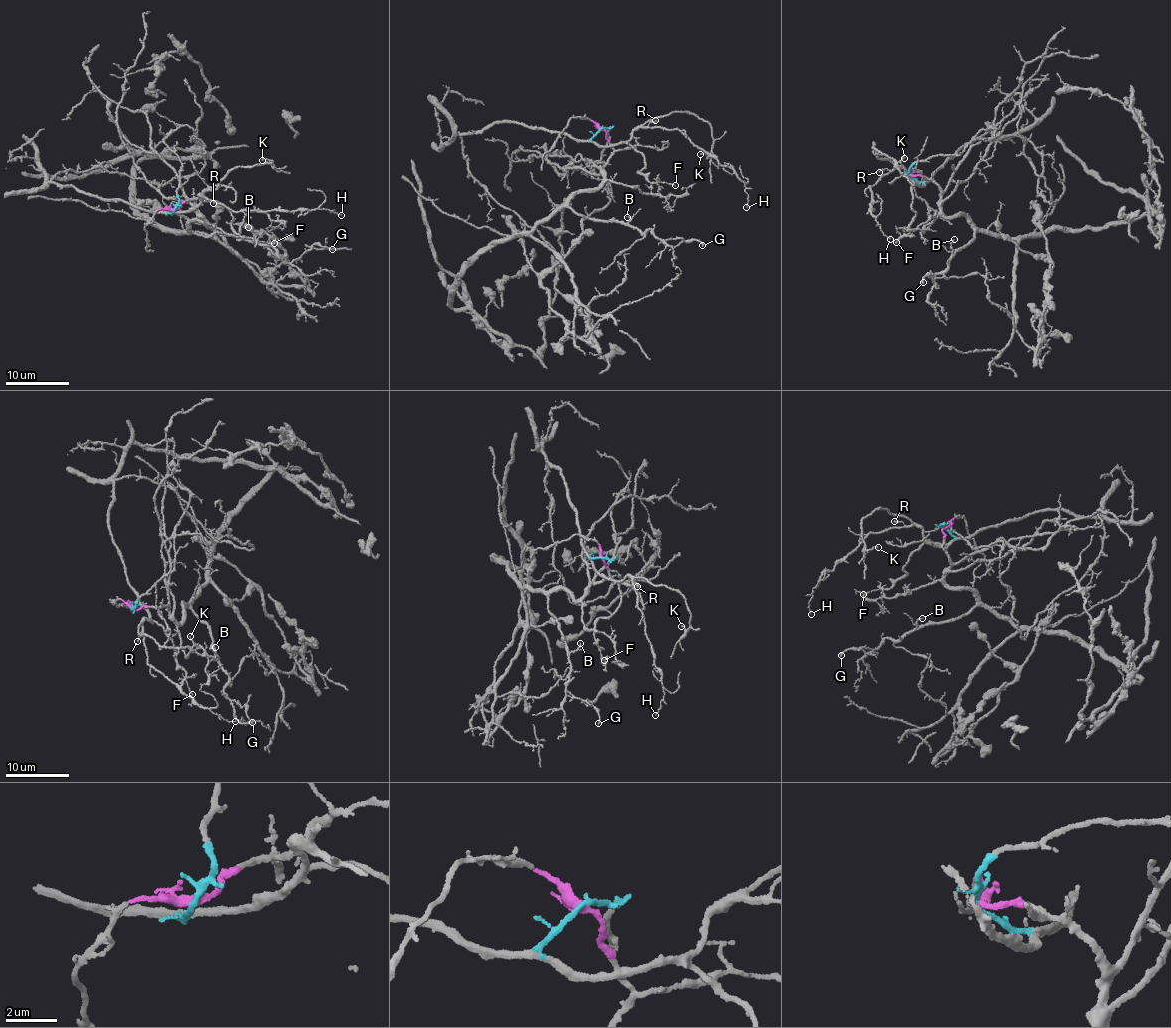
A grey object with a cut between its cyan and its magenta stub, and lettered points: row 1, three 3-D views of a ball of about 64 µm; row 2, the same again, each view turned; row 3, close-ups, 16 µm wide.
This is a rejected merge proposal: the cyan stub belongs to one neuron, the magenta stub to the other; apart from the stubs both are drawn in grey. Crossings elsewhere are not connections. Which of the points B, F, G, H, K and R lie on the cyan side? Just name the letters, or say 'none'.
F, H, K, R

